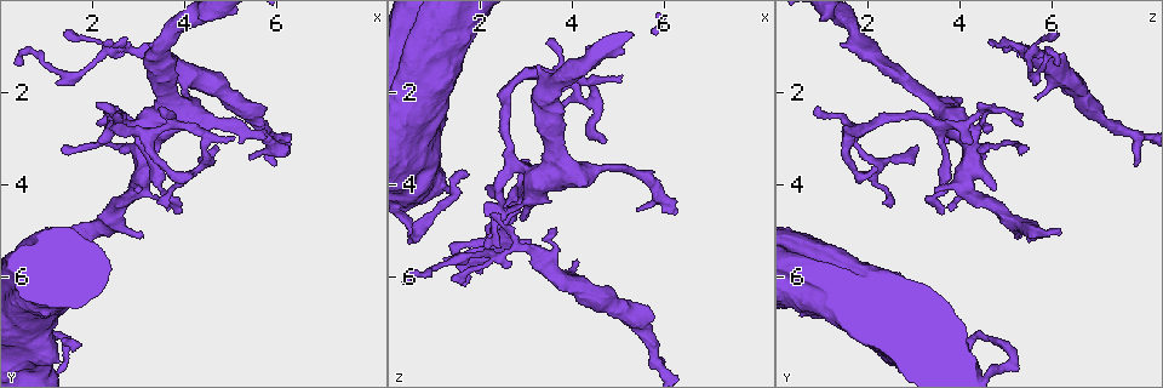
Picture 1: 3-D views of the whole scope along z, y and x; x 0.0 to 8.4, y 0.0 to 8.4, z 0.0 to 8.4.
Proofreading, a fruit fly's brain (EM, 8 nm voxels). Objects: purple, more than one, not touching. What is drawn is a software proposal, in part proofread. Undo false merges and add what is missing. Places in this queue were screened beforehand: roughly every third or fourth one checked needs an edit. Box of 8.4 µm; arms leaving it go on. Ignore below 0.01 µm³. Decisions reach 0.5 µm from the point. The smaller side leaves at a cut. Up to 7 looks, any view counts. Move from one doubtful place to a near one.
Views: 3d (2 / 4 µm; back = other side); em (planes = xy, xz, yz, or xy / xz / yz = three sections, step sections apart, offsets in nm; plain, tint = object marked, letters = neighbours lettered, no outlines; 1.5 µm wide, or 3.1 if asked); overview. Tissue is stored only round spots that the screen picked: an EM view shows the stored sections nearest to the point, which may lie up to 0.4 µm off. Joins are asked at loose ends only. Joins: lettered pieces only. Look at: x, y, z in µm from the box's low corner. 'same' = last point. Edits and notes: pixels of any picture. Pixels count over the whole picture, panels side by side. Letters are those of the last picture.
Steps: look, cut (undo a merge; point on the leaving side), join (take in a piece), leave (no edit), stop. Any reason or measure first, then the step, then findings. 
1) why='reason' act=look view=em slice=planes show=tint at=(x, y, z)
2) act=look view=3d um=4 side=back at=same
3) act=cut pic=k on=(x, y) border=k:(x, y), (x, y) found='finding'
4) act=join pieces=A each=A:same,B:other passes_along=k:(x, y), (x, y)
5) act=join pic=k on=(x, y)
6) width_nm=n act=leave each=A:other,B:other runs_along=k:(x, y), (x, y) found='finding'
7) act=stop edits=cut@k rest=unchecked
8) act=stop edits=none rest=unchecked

why='an open end' act=look view=em slice=planes show=letters at=(1.45, 3.20, 5.50)

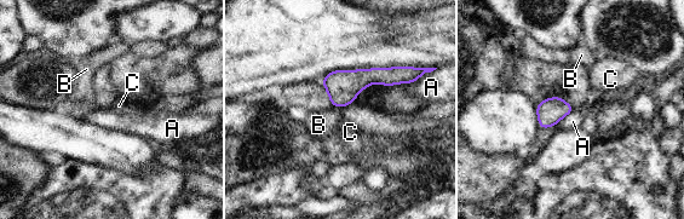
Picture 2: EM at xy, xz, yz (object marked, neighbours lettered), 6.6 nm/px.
longest_contact=A:160nm act=leave each=A:other,B:other,C:other found='no lettered piece goes on from it'

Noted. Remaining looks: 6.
why='branch stops here' act=look view=em slice=planes show=letters at=(4.75, 3.25, 3.15)

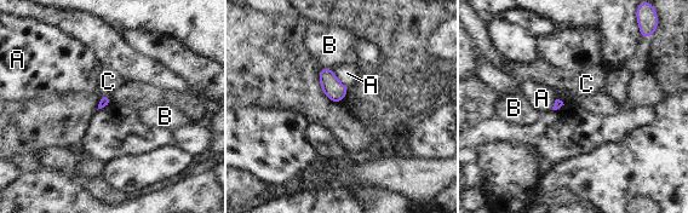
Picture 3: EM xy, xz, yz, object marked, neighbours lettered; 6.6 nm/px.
act=leave each=A:other,B:other,C:other border=3:(101, 93), (109, 97) found='no lettered piece goes on from it'

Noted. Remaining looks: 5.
why='branch stops here' act=look view=3d um=4 at=(6.25, 3.15, 4.70)

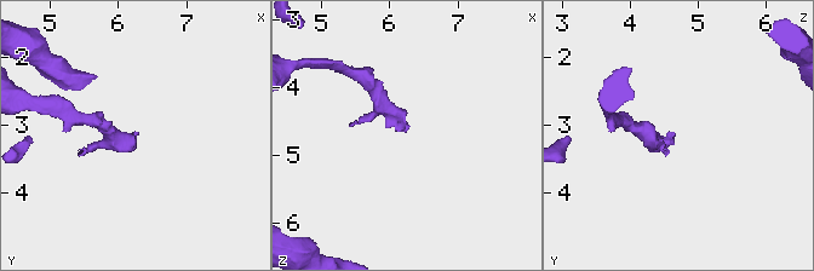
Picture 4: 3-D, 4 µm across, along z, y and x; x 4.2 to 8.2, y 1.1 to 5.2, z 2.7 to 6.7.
act=look view=em slice=planes show=letters at=(6.25, 3.10, 4.65)

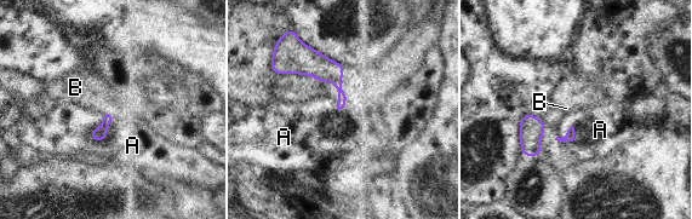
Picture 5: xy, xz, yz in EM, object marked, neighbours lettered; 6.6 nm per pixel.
longest_contact=A:240nm act=leave each=A:other,B:other border=5:(110, 111), (107, 137), (91, 140) found='none of them fits'

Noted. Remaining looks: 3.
act=stop edits=none rest=unchecked

